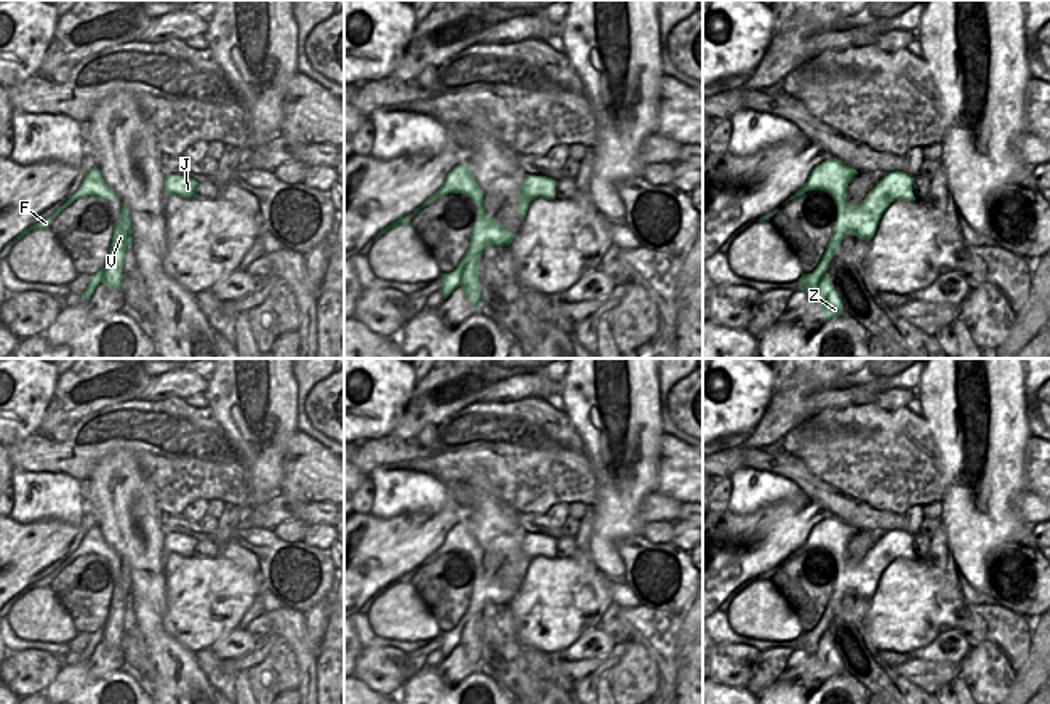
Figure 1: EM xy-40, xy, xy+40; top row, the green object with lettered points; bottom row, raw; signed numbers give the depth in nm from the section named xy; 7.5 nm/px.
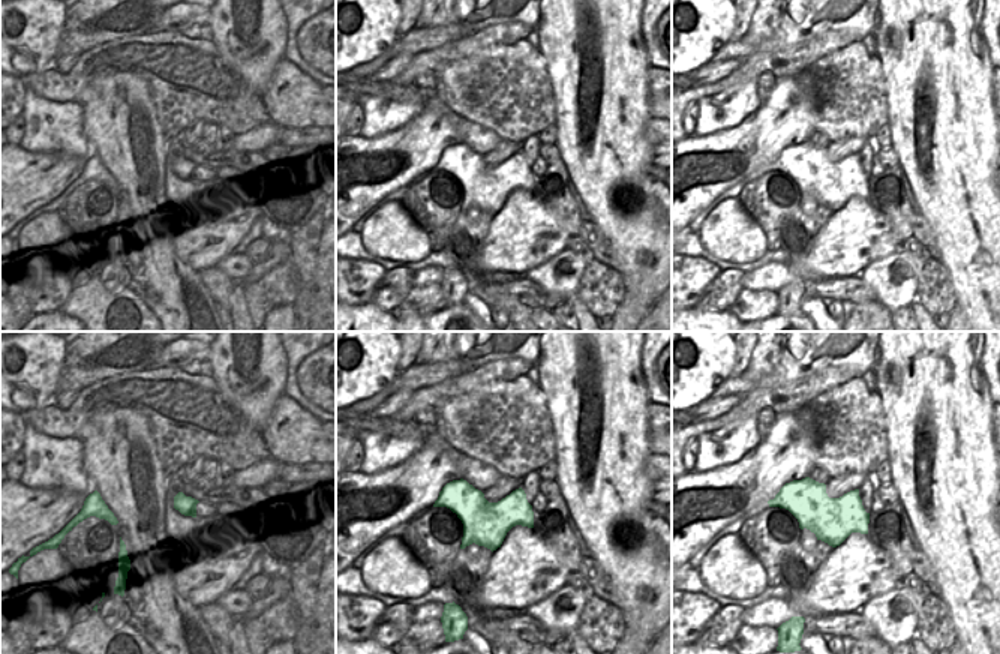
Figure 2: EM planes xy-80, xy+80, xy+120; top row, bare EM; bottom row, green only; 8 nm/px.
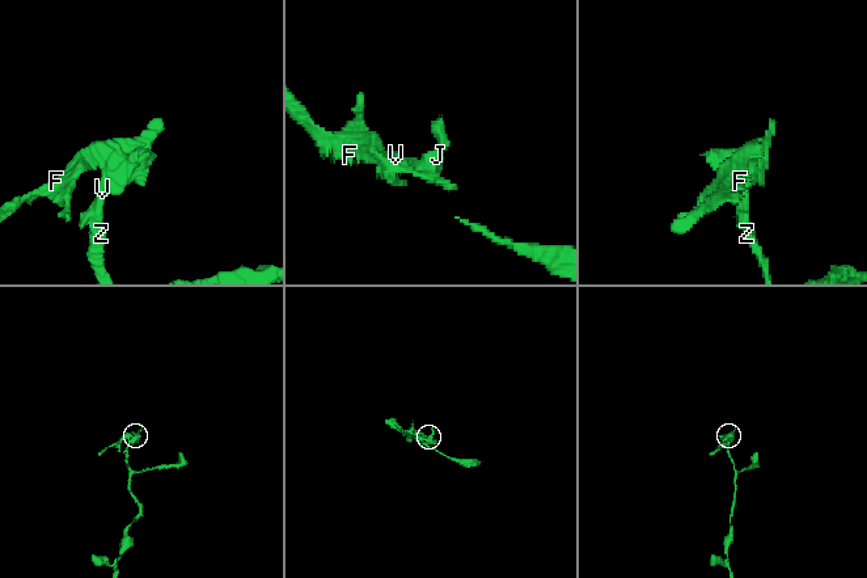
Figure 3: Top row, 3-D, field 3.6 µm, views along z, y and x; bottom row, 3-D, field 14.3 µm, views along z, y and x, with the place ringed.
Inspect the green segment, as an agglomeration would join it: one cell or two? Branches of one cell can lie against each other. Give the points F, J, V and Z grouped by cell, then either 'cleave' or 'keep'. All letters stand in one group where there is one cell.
groups F J V / Z; cleave

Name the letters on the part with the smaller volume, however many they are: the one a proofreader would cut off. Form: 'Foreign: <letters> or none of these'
Foreign: F, J, V

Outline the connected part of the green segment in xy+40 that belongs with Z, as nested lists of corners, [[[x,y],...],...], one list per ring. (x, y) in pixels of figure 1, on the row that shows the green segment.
[[[832,283],[818,286],[816,301],[824,315],[824,322],[844,315],[842,301]]]

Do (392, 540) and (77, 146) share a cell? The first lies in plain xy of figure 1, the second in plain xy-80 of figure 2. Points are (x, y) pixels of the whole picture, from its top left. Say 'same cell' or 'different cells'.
different cells

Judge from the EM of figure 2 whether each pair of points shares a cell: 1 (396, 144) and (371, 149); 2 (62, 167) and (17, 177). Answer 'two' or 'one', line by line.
1: one
2: one

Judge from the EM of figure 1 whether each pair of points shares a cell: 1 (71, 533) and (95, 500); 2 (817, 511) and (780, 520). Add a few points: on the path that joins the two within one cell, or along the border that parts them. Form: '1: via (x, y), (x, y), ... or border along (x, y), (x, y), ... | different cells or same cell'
1: border along (85, 512), (95, 524) | different cells
2: via (807, 514), (789, 520) | same cell

